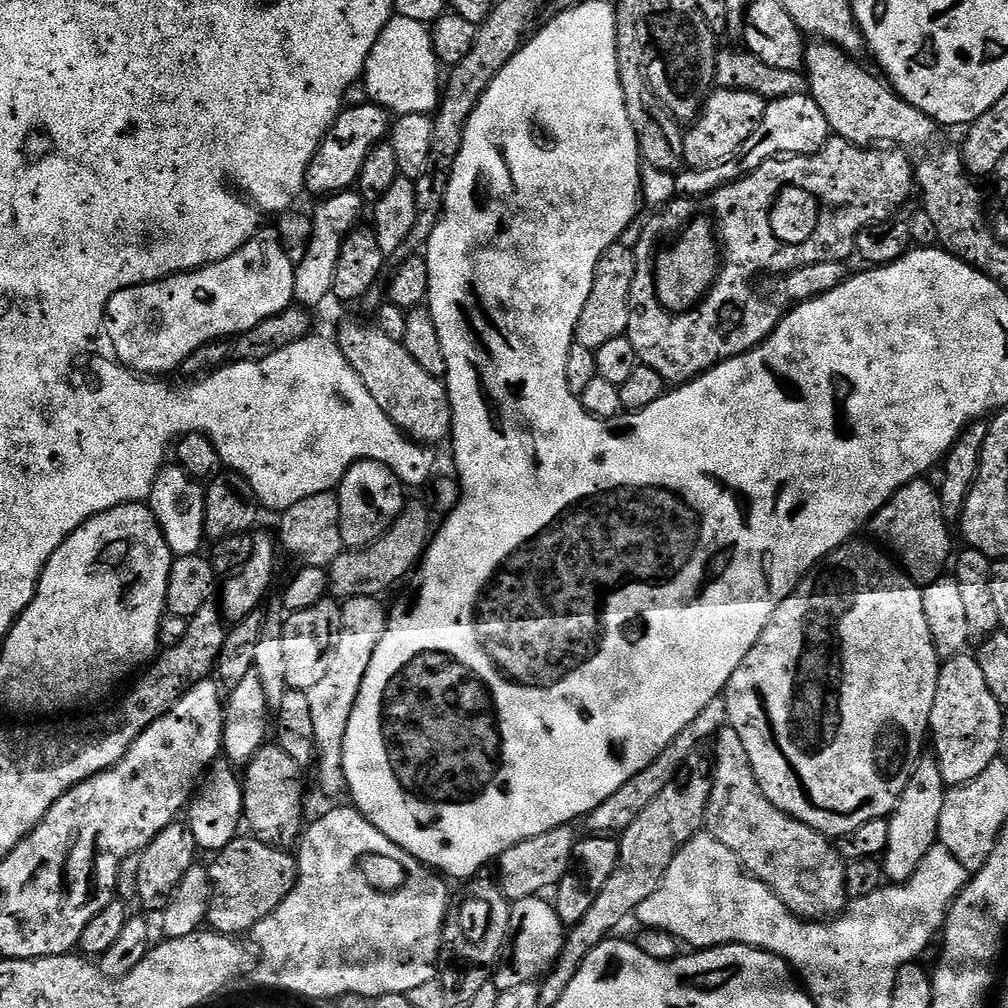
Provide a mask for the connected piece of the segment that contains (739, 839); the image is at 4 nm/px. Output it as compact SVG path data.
M725 726L714 737L710 755L712 789L708 802L707 831L718 838L718 842L722 842L722 846L726 846L726 850L730 850L734 858L738 858L748 875L769 888L795 916L809 922L835 920L850 903L846 892L846 861L840 855L837 845L818 830L785 815L770 803L766 794L762 794L758 778L754 778L750 758L746 758L746 746L742 746L742 738L738 738L738 730Z

